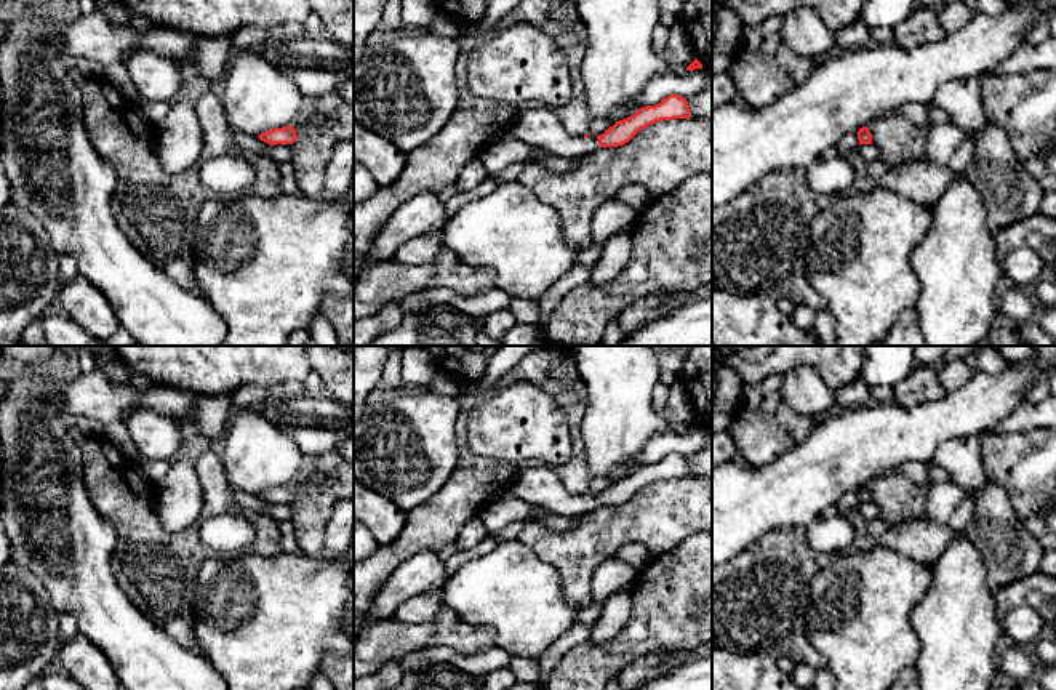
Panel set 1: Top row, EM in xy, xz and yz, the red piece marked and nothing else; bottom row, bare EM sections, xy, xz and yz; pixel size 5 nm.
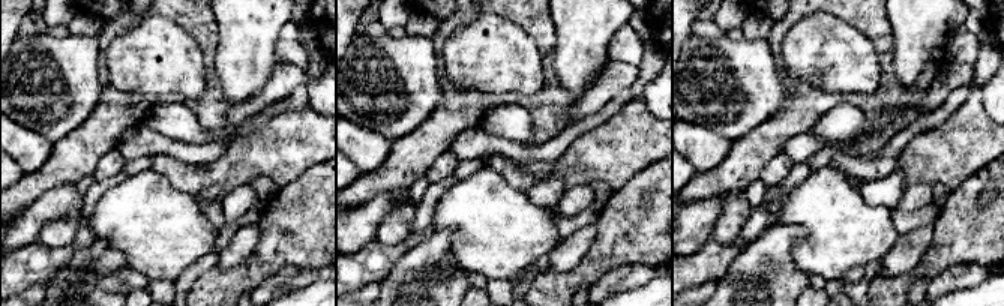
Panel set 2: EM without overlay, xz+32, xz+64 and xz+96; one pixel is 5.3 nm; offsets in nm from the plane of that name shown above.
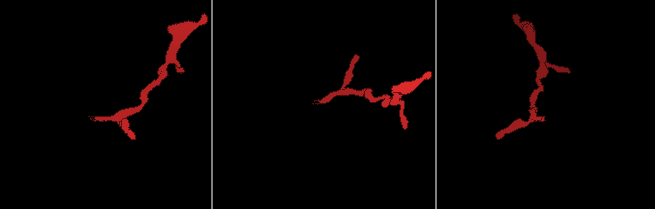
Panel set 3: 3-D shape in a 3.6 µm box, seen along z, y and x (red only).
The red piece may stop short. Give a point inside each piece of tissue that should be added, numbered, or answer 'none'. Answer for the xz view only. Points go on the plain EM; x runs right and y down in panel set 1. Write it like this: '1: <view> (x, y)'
1: xz (541, 487)

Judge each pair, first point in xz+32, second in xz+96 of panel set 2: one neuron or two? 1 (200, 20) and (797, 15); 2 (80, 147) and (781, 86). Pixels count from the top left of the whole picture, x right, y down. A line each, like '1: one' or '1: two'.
1: one
2: two

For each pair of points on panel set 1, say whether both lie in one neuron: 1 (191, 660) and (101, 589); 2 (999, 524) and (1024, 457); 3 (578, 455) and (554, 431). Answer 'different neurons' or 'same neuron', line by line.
1: same neuron
2: different neurons
3: different neurons

